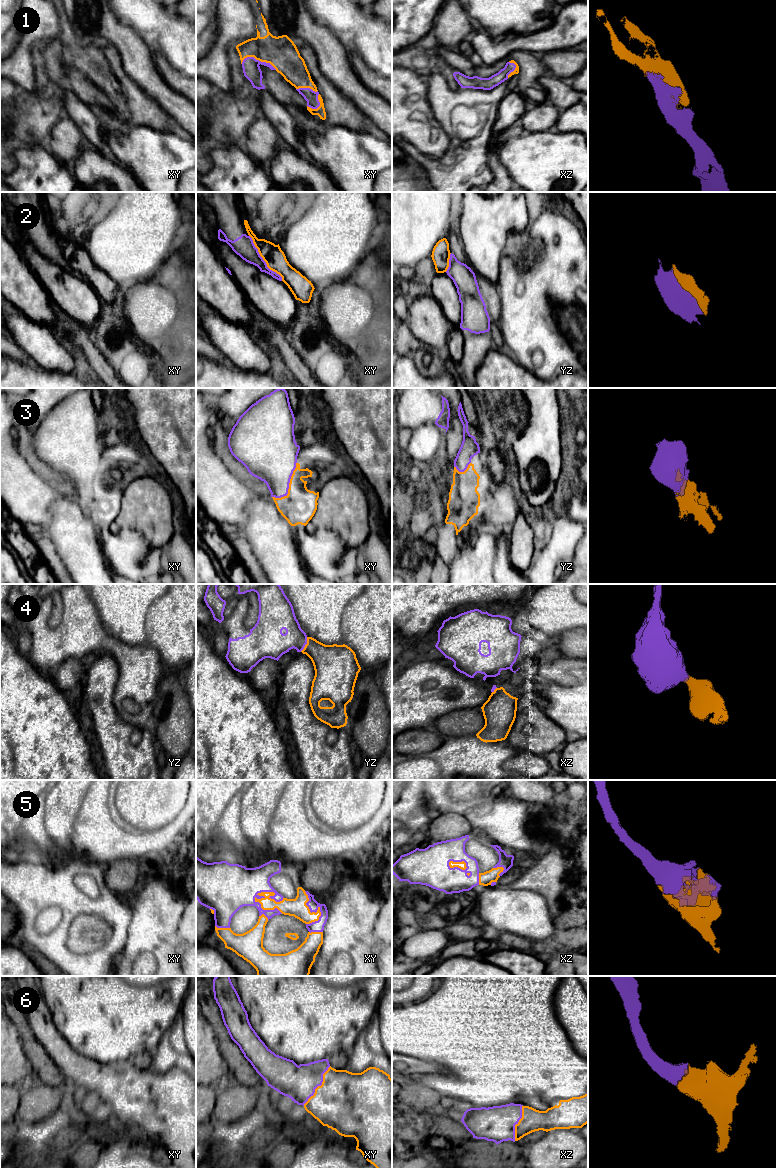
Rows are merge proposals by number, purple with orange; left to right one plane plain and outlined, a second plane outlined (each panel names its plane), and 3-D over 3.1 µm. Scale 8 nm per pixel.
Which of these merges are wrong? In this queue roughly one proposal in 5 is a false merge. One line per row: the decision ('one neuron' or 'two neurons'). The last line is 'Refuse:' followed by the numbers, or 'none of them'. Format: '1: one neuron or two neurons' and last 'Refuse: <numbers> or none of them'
1: one neuron
2: two neurons
3: one neuron
4: one neuron
5: one neuron
6: one neuron
Refuse: 2

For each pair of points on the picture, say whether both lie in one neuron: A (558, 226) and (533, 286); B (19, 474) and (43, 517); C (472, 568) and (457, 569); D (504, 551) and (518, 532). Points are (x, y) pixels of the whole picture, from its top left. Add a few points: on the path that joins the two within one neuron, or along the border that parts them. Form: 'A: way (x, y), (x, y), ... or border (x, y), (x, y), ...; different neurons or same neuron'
A: way (551, 241), (551, 268), (548, 271); same neuron
B: way (19, 485), (32, 506); same neuron
C: way (468, 569), (461, 569); same neuron
D: border (508, 537), (509, 559), (513, 566); different neurons

